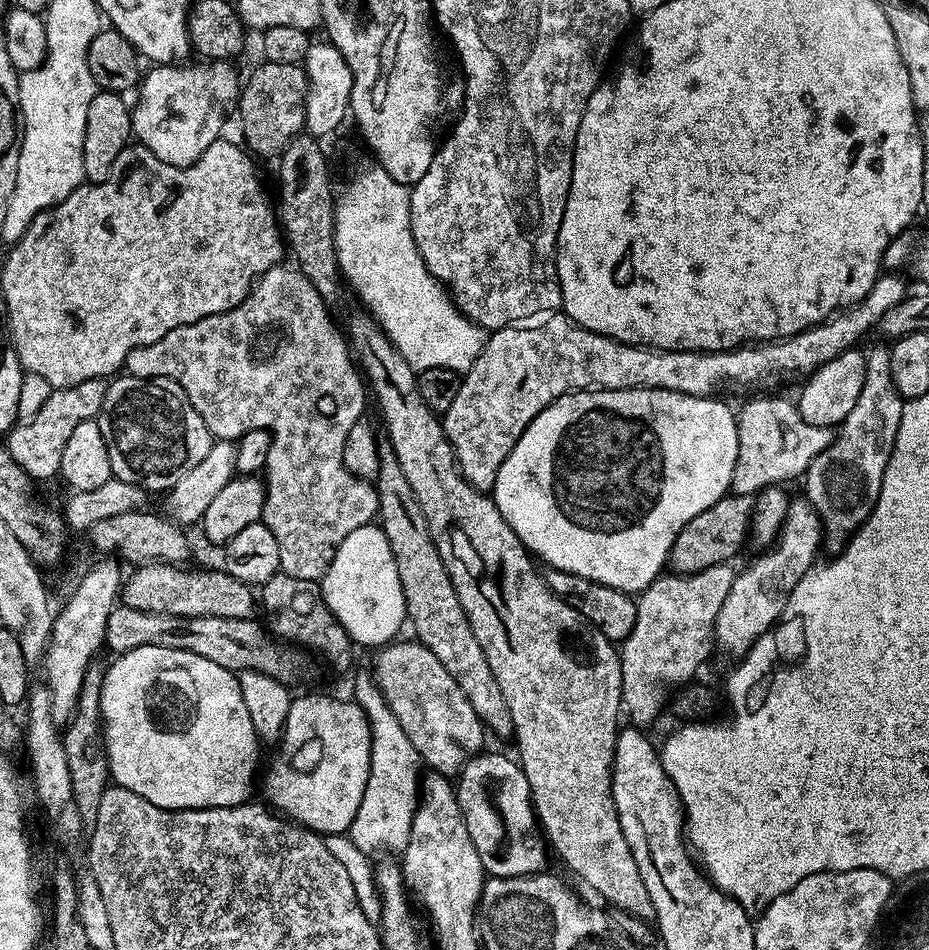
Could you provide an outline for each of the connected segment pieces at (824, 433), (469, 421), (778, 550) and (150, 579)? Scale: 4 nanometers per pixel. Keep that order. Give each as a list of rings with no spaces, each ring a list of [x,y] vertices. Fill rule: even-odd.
[[[760,394],[755,398],[748,398],[736,412],[736,425],[738,426],[738,462],[734,462],[731,491],[737,496],[755,497],[765,488],[783,485],[783,480],[792,480],[803,477],[808,471],[810,462],[830,446],[834,432],[826,426],[810,426],[806,418],[802,418],[799,407],[792,404],[780,394]]]
[[[881,274],[866,298],[829,316],[813,328],[787,336],[784,340],[756,342],[751,346],[732,348],[729,352],[662,352],[638,344],[623,344],[620,340],[612,340],[608,336],[586,330],[563,314],[551,316],[543,324],[535,326],[497,328],[485,339],[482,354],[478,354],[474,366],[463,373],[458,398],[454,398],[450,410],[443,412],[444,433],[452,443],[456,463],[464,479],[475,488],[490,490],[496,484],[502,462],[506,462],[510,450],[514,450],[526,426],[530,426],[530,422],[534,422],[534,418],[538,418],[538,414],[560,396],[602,388],[657,388],[712,398],[720,394],[723,388],[730,388],[734,392],[748,392],[744,394],[760,394],[765,390],[779,389],[776,387],[780,380],[787,376],[807,377],[826,362],[838,358],[838,354],[846,349],[857,347],[864,334],[879,325],[882,314],[904,300],[904,280],[898,275],[900,274]]]
[[[793,499],[786,510],[785,520],[781,524],[780,532],[776,535],[775,543],[767,550],[759,553],[757,560],[749,568],[737,571],[734,582],[726,594],[726,602],[722,602],[722,610],[718,610],[716,619],[716,631],[714,633],[714,644],[728,656],[743,658],[754,646],[754,642],[763,632],[771,632],[773,624],[779,620],[780,615],[785,612],[784,607],[798,582],[806,570],[810,570],[812,565],[817,563],[816,551],[822,548],[822,529],[818,514],[813,510],[807,499]]]
[[[153,562],[141,564],[122,584],[122,603],[134,610],[175,616],[213,616],[214,618],[253,619],[258,608],[249,585],[238,582],[229,572],[191,572],[188,566]]]

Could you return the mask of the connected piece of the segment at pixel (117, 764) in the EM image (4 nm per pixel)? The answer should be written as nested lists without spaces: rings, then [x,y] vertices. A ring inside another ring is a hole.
[[[138,646],[138,650],[119,653],[116,660],[104,672],[104,681],[100,691],[100,715],[104,734],[104,749],[108,755],[108,770],[111,779],[119,787],[138,794],[138,798],[146,798],[146,802],[154,802],[162,810],[181,812],[182,810],[198,810],[199,808],[229,808],[249,803],[253,799],[252,787],[257,787],[260,768],[260,748],[262,741],[256,735],[254,722],[246,710],[246,702],[242,700],[242,690],[237,673],[218,666],[218,662],[209,662],[199,654],[190,654],[186,650],[170,650],[162,646]]]

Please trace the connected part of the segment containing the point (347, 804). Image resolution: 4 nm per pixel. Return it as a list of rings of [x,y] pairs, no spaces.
[[[297,695],[290,706],[290,714],[286,714],[286,726],[275,749],[276,757],[268,773],[266,768],[262,776],[263,799],[277,813],[283,814],[294,824],[328,838],[351,829],[354,814],[358,814],[358,806],[362,806],[362,794],[366,794],[366,778],[370,778],[370,722],[360,705],[348,700],[335,700],[332,696]]]

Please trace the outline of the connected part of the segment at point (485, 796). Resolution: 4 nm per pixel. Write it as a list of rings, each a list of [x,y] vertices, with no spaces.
[[[488,751],[473,756],[460,769],[454,784],[456,801],[462,810],[470,842],[474,842],[474,850],[478,850],[478,858],[482,858],[482,866],[489,877],[543,873],[546,844],[538,831],[526,774],[513,757],[511,760],[500,752]]]

